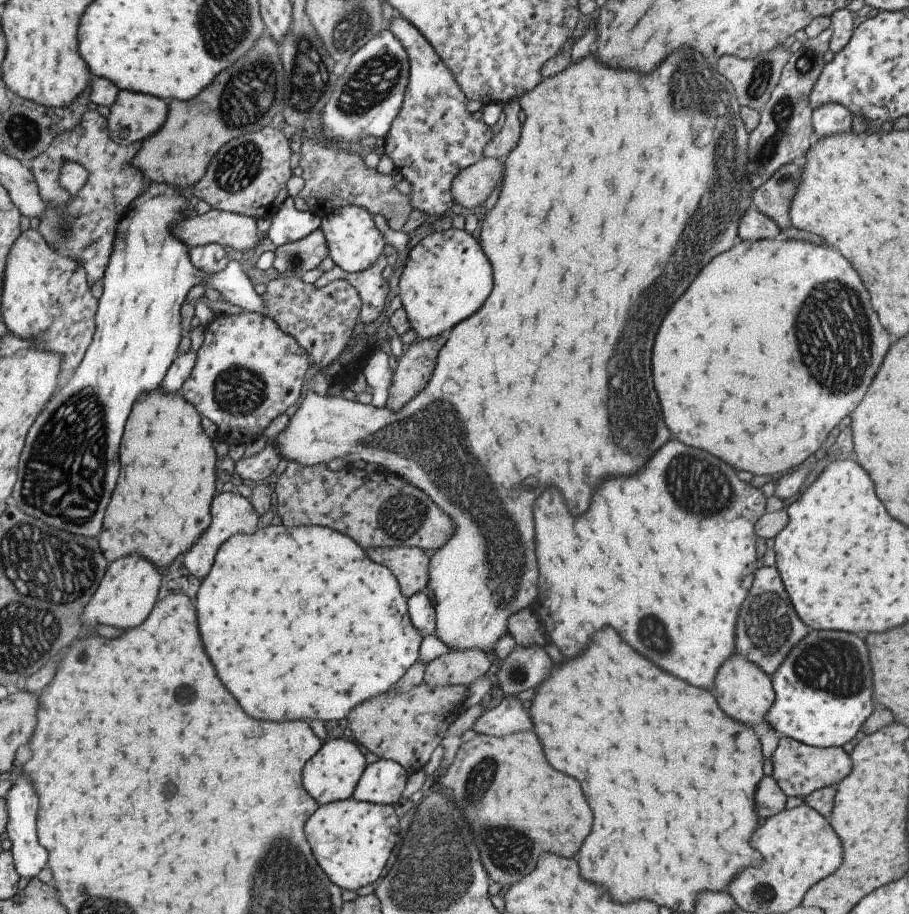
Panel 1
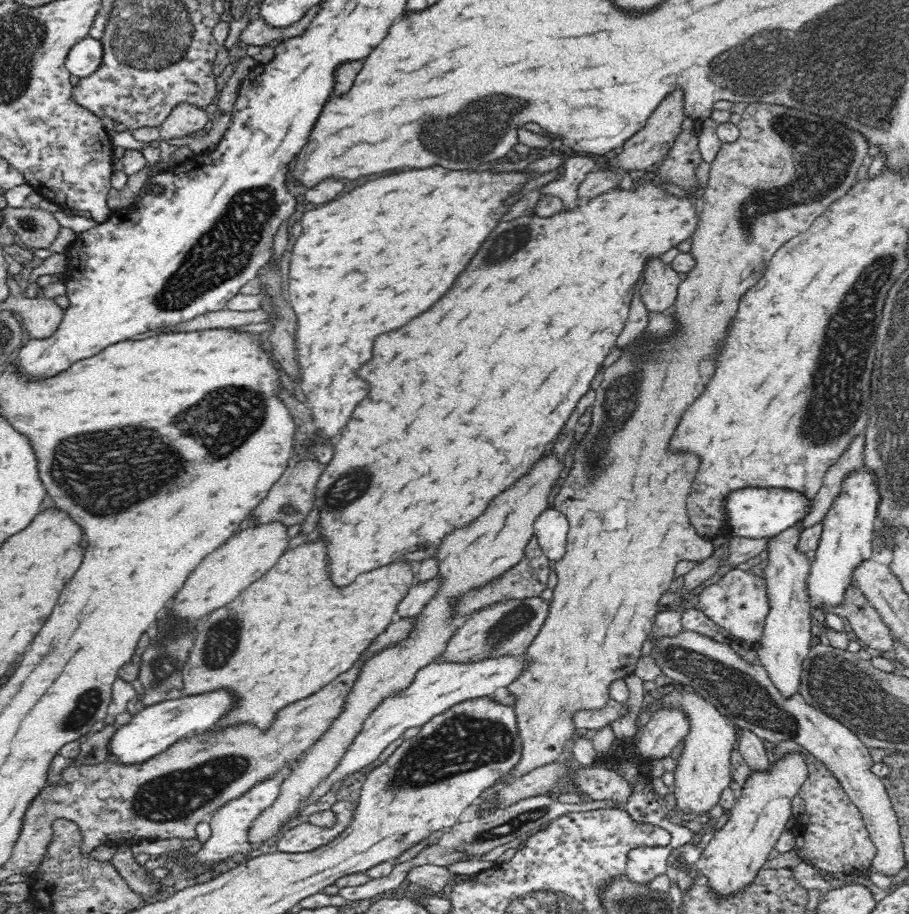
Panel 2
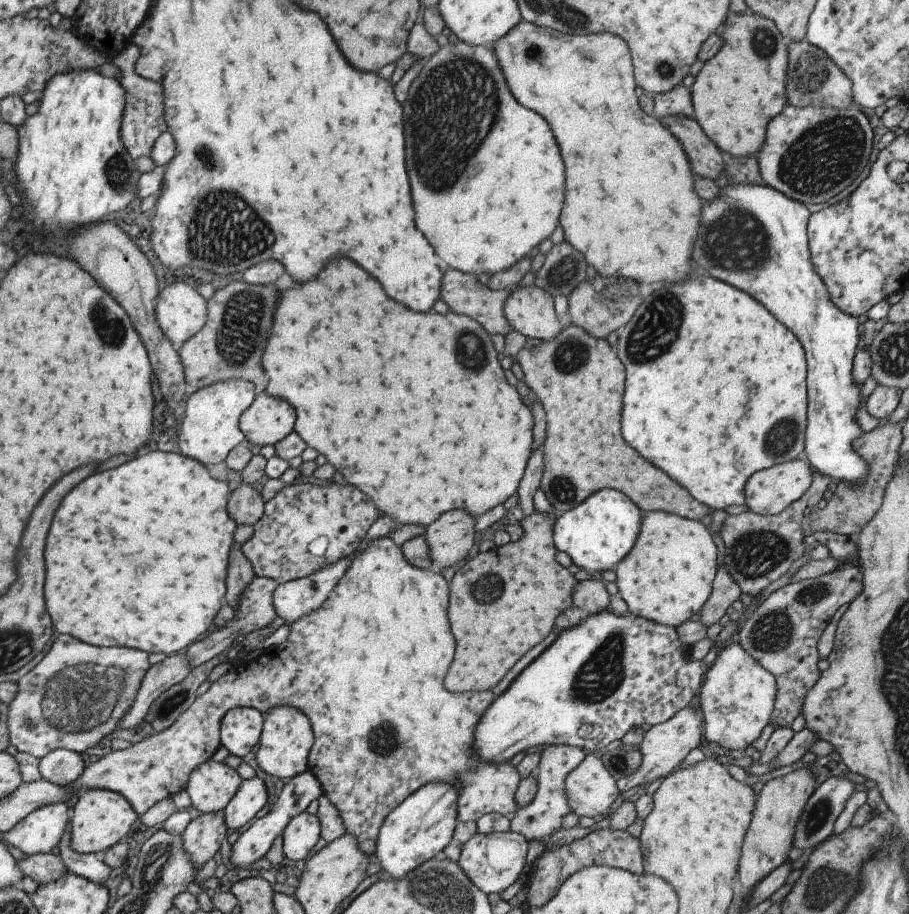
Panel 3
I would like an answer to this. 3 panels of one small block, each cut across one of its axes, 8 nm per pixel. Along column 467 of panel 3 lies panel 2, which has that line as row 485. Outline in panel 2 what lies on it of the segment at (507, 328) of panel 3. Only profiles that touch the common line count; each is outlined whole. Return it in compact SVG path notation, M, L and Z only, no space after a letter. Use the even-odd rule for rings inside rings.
M304 460L297 462L298 466L287 468L284 474L273 484L268 491L266 498L251 512L255 525L270 524L270 522L281 522L284 526L300 524L314 507L314 488L316 482L324 470L322 464L314 460Z

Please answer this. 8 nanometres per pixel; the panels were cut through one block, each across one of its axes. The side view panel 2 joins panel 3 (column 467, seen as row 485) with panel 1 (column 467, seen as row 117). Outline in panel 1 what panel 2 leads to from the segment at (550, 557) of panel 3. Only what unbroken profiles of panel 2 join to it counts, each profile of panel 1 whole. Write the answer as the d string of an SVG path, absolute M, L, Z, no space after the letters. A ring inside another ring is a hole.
M520 731L502 737L477 735L462 743L452 764L442 776L435 778L434 787L438 792L449 794L452 802L456 800L456 804L462 808L474 835L474 842L478 844L486 872L492 880L504 886L512 886L520 882L524 874L530 874L536 868L542 852L556 852L560 856L572 858L592 830L592 810L578 780L556 772L548 764L544 748L540 746L540 740L534 732Z

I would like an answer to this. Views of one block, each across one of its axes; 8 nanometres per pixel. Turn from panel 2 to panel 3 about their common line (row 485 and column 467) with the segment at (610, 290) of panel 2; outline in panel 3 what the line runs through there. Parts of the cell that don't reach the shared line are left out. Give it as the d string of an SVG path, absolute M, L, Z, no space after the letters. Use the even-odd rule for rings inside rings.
M338 258L330 262L322 272L320 278L314 278L312 282L306 282L294 290L282 290L280 304L276 308L276 318L272 326L272 334L268 338L268 348L262 356L262 366L264 372L268 374L270 382L266 388L266 394L270 396L280 396L288 400L294 410L298 412L294 431L307 446L312 446L320 454L328 458L328 462L340 470L352 486L362 490L366 496L372 498L376 508L390 518L394 518L400 524L418 524L418 526L428 526L436 518L442 516L442 512L448 510L466 510L474 518L494 510L496 506L504 504L510 496L518 492L520 480L524 476L524 468L528 464L532 444L534 444L534 420L526 404L522 404L520 394L516 388L512 388L506 382L504 370L498 362L498 352L492 346L491 336L484 330L484 327L476 320L456 316L454 312L448 314L436 314L436 312L426 312L418 314L406 306L400 306L398 302L390 300L382 286L360 266L356 266L348 258Z

